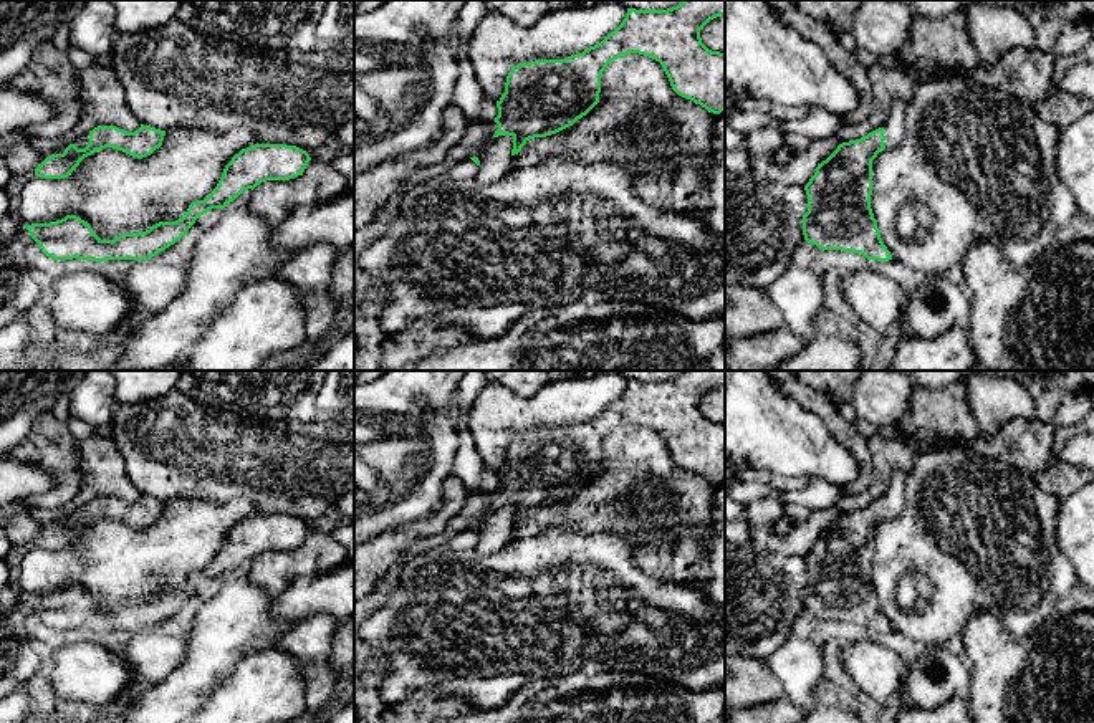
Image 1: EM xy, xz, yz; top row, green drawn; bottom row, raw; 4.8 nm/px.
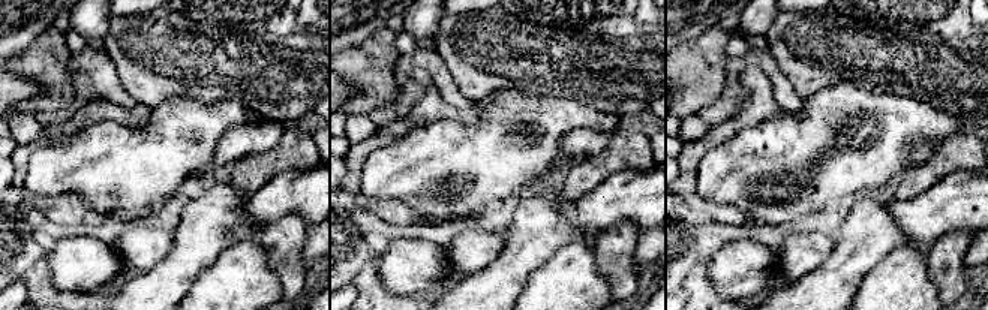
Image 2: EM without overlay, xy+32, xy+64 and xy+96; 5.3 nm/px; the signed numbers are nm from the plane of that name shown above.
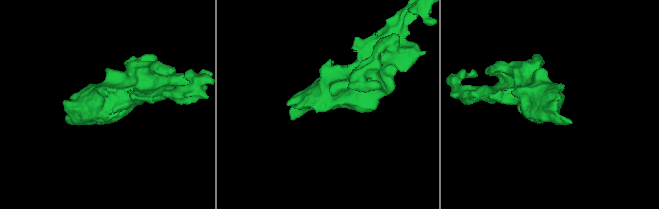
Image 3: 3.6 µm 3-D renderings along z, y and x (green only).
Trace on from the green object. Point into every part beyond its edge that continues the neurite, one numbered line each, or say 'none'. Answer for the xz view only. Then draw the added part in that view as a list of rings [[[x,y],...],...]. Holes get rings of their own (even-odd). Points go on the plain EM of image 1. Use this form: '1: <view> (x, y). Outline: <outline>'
1: xz (465, 540). Outline: [[[463,529],[449,539],[444,546],[437,548],[434,553],[420,553],[409,558],[401,571],[401,582],[412,581],[415,574],[439,554],[475,549],[477,544],[478,536],[472,529]]]

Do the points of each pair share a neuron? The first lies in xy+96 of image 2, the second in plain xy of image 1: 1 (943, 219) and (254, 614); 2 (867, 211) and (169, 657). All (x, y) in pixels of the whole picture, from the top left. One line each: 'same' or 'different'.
1: different
2: different

